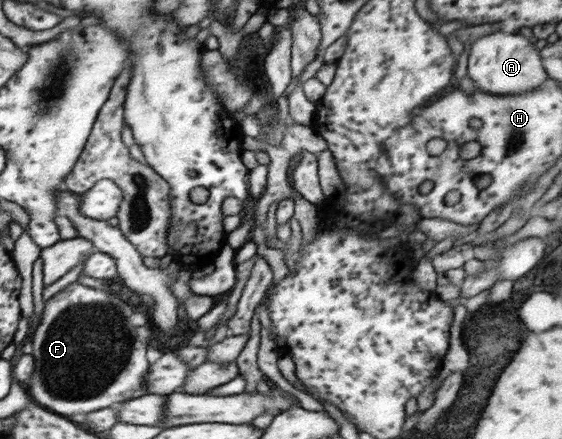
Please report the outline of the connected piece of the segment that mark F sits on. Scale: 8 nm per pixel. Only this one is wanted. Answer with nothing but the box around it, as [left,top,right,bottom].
[31,282,148,419]

